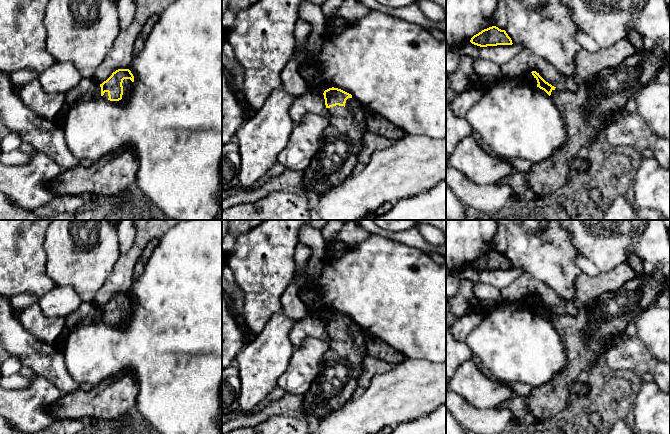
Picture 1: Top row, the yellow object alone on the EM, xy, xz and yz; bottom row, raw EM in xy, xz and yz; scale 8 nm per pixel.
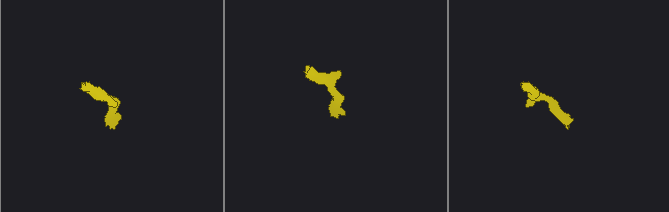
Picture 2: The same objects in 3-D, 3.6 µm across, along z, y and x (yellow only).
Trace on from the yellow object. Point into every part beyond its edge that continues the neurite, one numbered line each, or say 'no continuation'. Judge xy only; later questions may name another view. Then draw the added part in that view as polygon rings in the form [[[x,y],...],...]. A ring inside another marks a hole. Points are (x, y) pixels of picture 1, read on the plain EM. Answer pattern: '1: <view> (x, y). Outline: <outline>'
no continuation

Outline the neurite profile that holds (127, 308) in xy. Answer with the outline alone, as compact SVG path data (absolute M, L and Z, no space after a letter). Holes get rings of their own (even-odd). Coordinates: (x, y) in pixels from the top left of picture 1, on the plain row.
M124 303L122 310L123 310L123 319L122 322L127 322L130 318L132 313L133 306L130 303Z

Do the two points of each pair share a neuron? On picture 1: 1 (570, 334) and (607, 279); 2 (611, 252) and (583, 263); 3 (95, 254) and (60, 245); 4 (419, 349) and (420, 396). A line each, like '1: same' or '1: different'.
1: different
2: different
3: same
4: different

